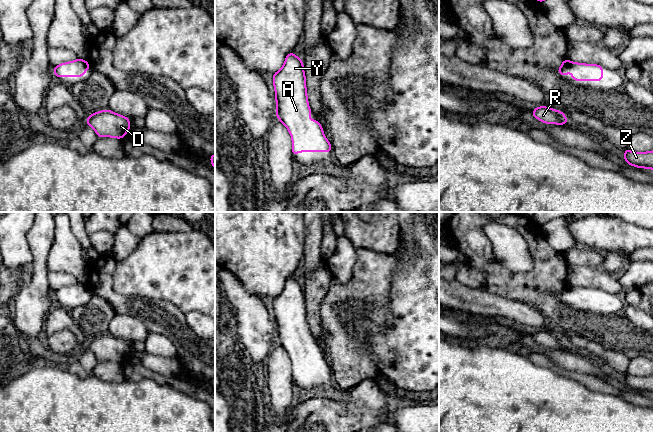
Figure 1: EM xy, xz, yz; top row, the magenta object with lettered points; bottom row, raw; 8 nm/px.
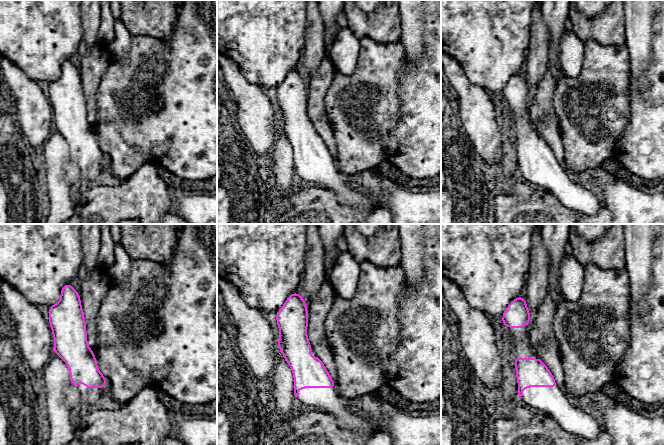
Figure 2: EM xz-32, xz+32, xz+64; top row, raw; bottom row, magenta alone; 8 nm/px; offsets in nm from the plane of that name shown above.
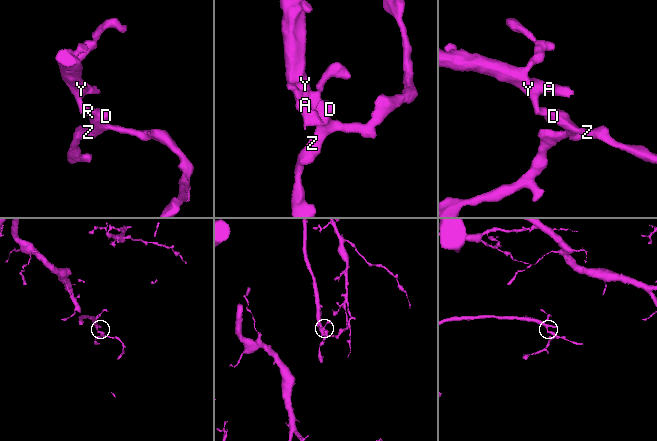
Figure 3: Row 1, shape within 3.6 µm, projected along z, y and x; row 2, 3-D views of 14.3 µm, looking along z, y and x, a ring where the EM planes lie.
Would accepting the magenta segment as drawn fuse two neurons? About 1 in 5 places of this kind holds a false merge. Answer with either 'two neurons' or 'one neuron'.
one neuron

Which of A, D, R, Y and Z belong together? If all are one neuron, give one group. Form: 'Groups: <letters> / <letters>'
Groups: A D R Y Z

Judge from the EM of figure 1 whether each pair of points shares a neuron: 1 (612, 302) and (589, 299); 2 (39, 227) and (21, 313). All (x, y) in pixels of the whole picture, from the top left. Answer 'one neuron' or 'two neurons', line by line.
1: one neuron
2: one neuron

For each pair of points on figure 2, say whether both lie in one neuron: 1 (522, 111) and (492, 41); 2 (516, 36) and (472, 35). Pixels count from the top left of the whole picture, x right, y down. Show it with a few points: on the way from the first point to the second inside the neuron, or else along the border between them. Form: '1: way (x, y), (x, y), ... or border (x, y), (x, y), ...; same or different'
1: border (522, 71), (506, 84), (503, 102); different
2: way (505, 36), (483, 35); same

